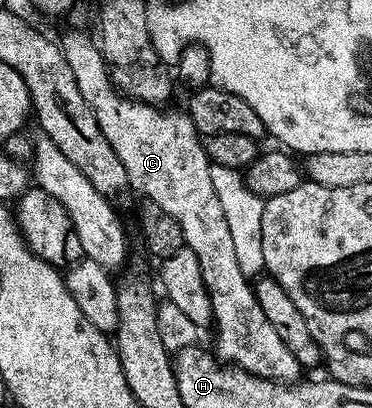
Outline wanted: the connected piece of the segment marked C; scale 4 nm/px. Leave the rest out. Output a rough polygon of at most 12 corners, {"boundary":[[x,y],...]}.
{"boundary":[[61,40],[76,86],[143,200],[200,261],[217,358],[261,379],[304,369],[236,261],[203,136],[140,103],[101,46]]}

